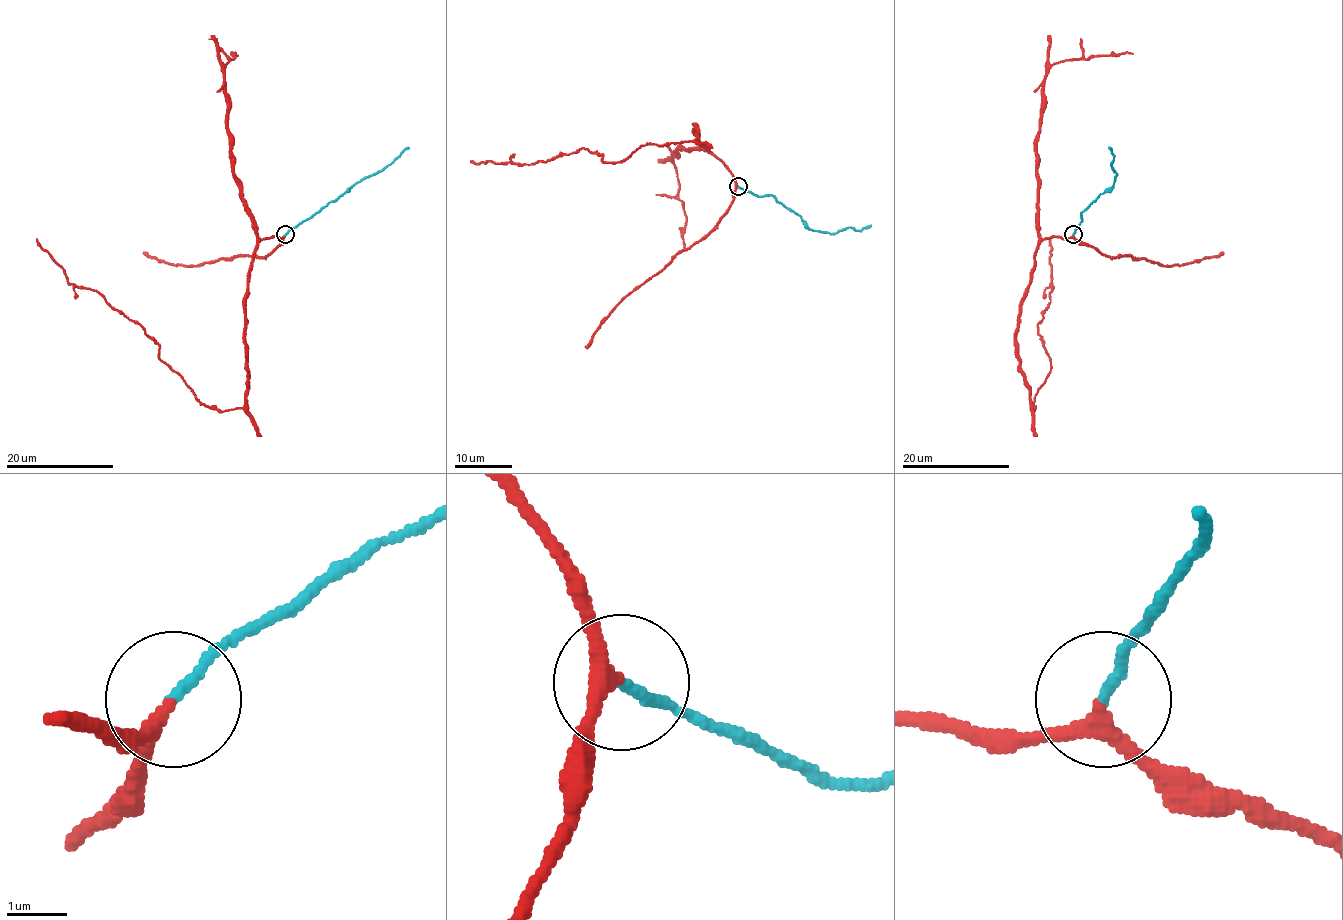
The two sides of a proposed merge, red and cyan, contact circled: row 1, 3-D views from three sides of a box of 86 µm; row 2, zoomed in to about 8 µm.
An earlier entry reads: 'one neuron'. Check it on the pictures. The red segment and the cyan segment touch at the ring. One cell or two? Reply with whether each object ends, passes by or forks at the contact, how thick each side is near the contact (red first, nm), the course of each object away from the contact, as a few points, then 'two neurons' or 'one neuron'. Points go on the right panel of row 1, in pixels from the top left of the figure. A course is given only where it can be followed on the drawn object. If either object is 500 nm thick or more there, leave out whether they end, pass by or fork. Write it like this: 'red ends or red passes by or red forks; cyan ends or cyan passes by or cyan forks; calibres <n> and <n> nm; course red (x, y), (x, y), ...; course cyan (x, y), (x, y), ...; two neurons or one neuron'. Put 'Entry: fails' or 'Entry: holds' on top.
Entry: holds
red passes by; cyan ends; calibres 240 and 170 nm; course red (1073, 235), (1038, 244), (1021, 305), (1017, 358), (1032, 410), (1050, 370), (1037, 325), (1050, 302), (1050, 239); course cyan (1073, 235), (1081, 220), (1081, 212), (1113, 184), (1116, 173), (1111, 166), (1113, 154), (1108, 148); one neuron

